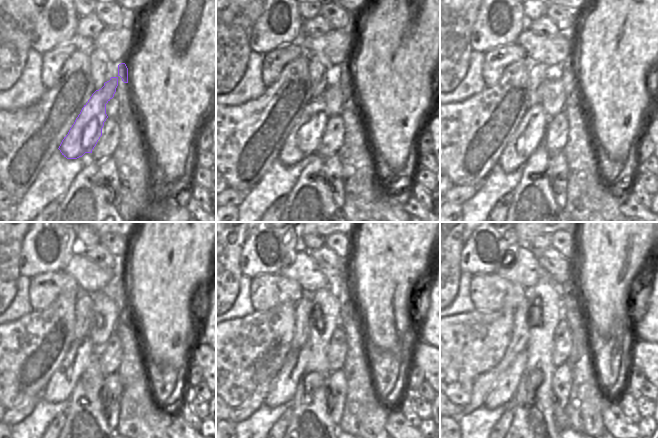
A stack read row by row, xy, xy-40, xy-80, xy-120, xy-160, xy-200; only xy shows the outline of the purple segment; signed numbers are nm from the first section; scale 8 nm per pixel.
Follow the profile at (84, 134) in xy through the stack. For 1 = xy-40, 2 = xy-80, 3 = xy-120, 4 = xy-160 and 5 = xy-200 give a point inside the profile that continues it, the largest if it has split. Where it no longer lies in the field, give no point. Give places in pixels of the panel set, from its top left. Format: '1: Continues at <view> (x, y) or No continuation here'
1: Continues at xy-40 (304, 139)
2: Continues at xy-80 (529, 135)
3: Continues at xy-120 (62, 383)
4: Continues at xy-160 (284, 385)
5: Continues at xy-200 (503, 392)

